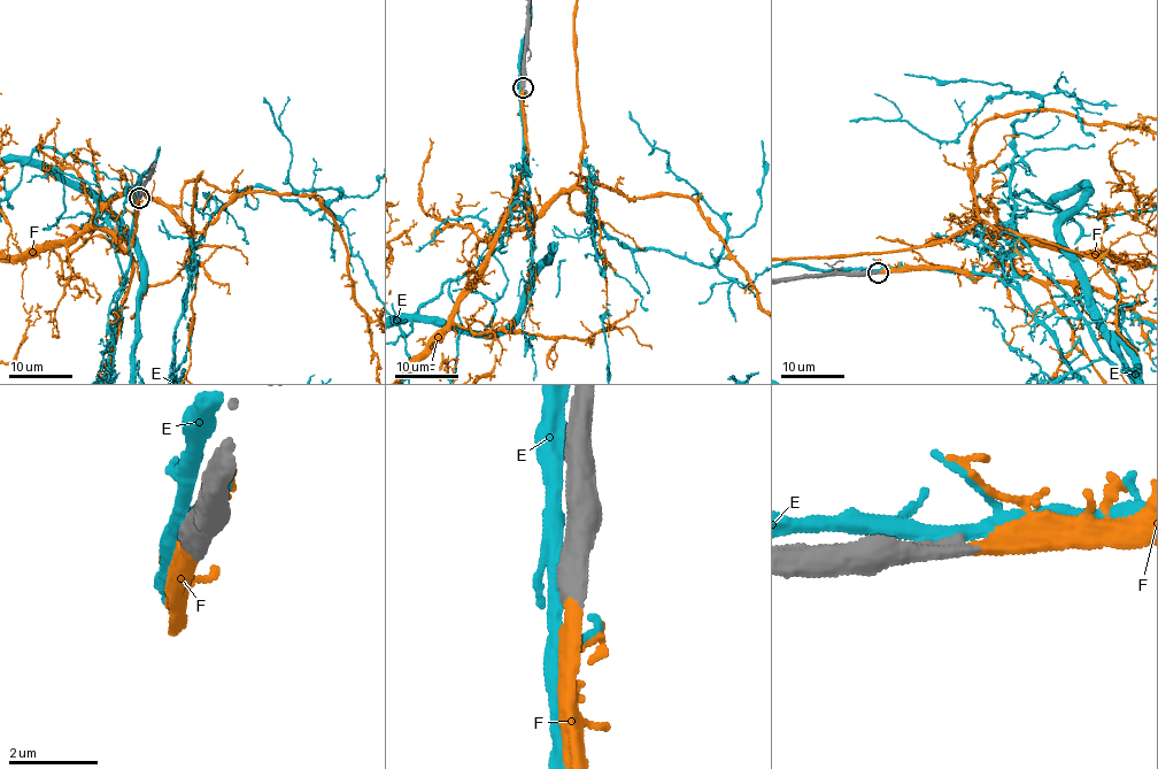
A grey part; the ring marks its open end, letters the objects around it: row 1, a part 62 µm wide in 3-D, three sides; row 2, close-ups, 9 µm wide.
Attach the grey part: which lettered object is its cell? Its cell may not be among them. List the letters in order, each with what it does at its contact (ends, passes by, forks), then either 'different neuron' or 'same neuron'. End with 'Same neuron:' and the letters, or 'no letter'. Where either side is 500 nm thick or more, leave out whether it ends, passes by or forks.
E: different neuron
F: it ends; same neuron
Same neuron: F

